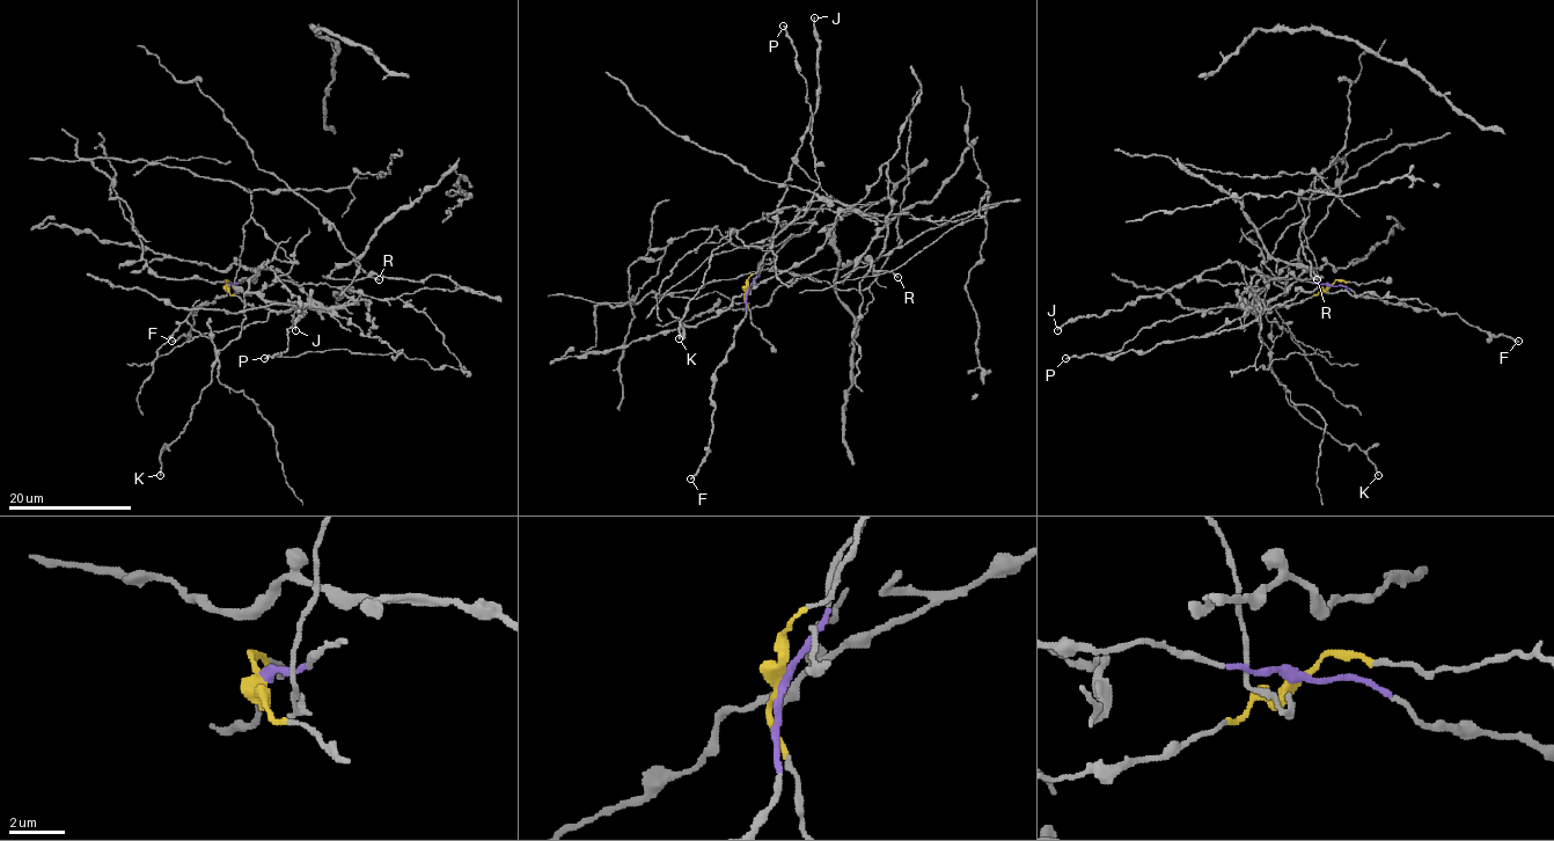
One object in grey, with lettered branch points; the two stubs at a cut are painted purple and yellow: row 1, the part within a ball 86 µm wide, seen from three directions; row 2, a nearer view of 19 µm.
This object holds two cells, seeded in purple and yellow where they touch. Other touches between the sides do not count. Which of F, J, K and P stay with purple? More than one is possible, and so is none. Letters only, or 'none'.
F, J

